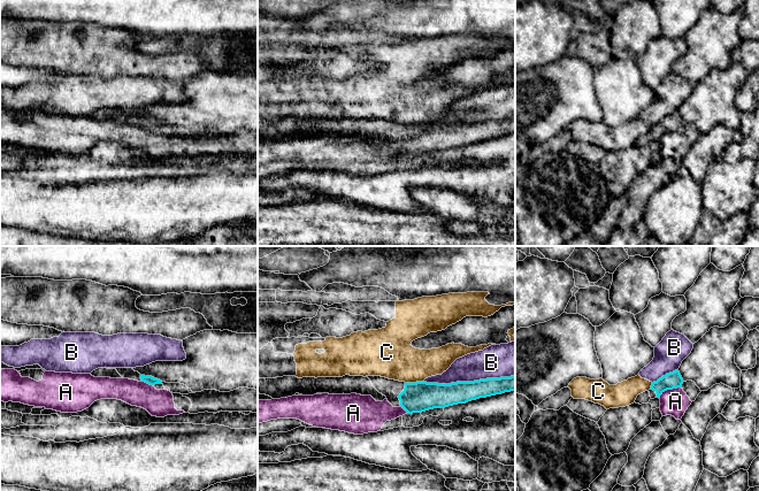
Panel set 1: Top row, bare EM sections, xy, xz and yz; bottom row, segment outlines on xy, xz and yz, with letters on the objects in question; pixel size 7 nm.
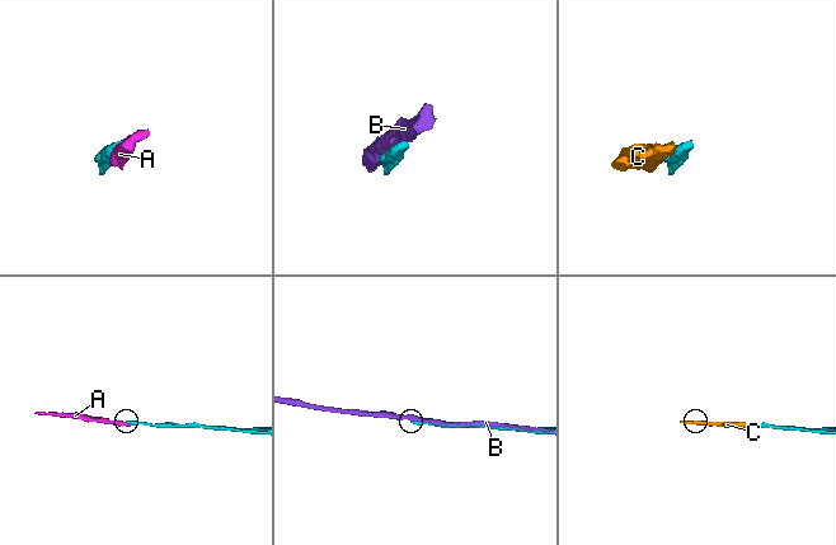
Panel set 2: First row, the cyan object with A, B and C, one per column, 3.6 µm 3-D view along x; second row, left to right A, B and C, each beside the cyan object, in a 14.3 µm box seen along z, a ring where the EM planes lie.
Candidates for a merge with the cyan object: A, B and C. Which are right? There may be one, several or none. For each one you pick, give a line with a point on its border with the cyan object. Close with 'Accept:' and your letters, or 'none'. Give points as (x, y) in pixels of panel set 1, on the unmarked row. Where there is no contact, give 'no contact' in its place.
Accept: none

